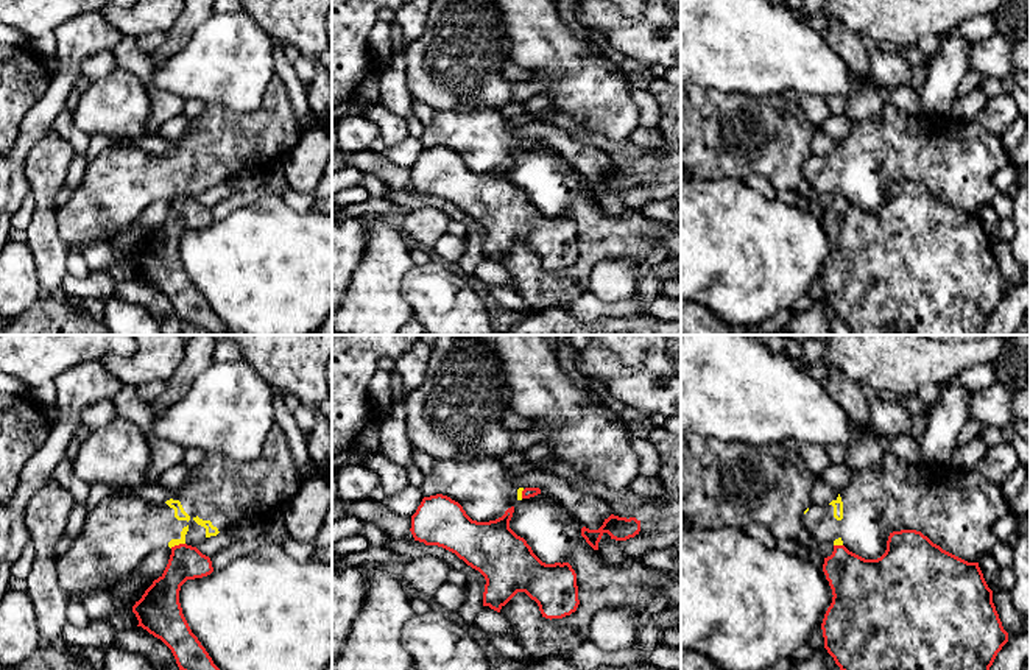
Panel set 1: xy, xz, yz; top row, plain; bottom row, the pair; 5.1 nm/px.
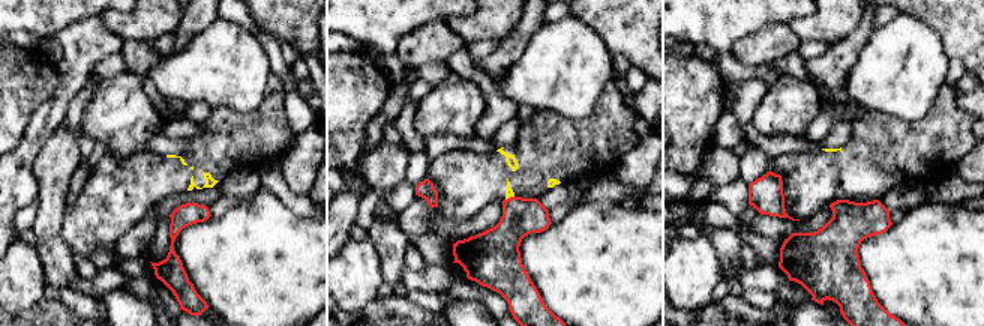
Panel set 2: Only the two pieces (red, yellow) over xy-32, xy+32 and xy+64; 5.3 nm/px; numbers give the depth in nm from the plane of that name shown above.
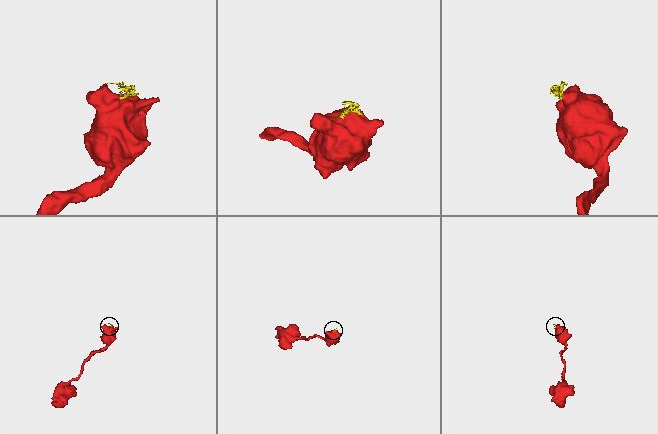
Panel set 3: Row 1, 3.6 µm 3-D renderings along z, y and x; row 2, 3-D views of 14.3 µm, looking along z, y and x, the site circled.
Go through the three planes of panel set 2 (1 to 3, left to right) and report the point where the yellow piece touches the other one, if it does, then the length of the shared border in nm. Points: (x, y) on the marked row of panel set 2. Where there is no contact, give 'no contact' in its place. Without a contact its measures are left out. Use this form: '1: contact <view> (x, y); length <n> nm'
1: no contact
2: contact xy+32 (510, 197); length 50 nm
3: no contact

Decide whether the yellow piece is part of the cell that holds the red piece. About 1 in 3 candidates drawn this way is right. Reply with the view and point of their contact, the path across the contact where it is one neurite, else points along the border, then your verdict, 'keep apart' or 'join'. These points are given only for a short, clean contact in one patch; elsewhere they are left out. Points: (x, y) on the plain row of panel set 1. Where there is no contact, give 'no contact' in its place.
contact xy (176, 197); border xy (184, 193), (170, 198); keep apart

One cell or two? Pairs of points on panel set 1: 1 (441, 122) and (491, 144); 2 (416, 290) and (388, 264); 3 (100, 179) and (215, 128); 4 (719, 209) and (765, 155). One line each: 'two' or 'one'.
1: one
2: two
3: one
4: two

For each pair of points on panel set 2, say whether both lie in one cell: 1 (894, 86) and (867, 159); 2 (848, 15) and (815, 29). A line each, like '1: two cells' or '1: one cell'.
1: two cells
2: one cell

